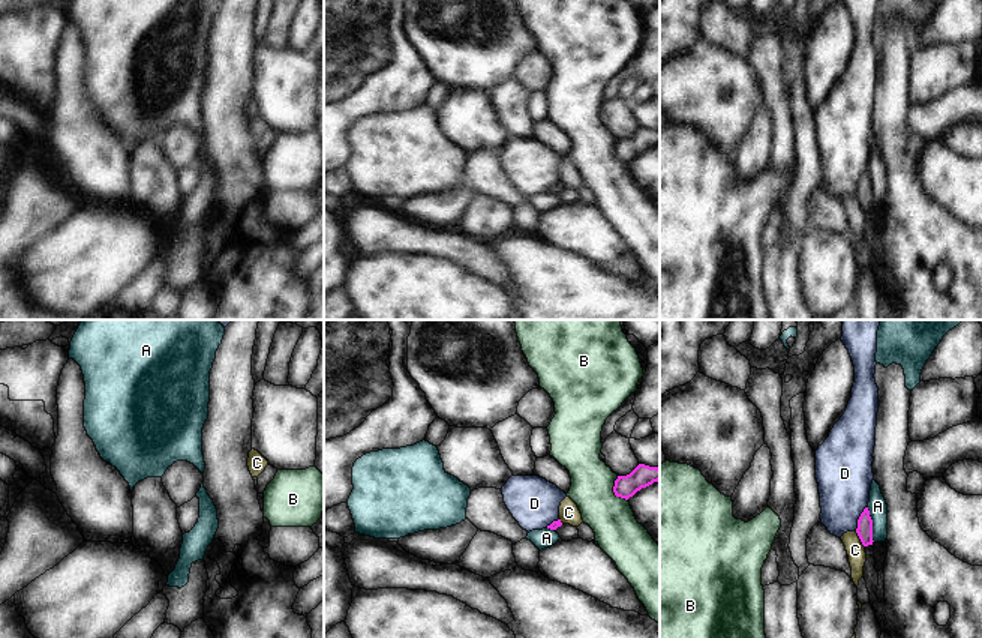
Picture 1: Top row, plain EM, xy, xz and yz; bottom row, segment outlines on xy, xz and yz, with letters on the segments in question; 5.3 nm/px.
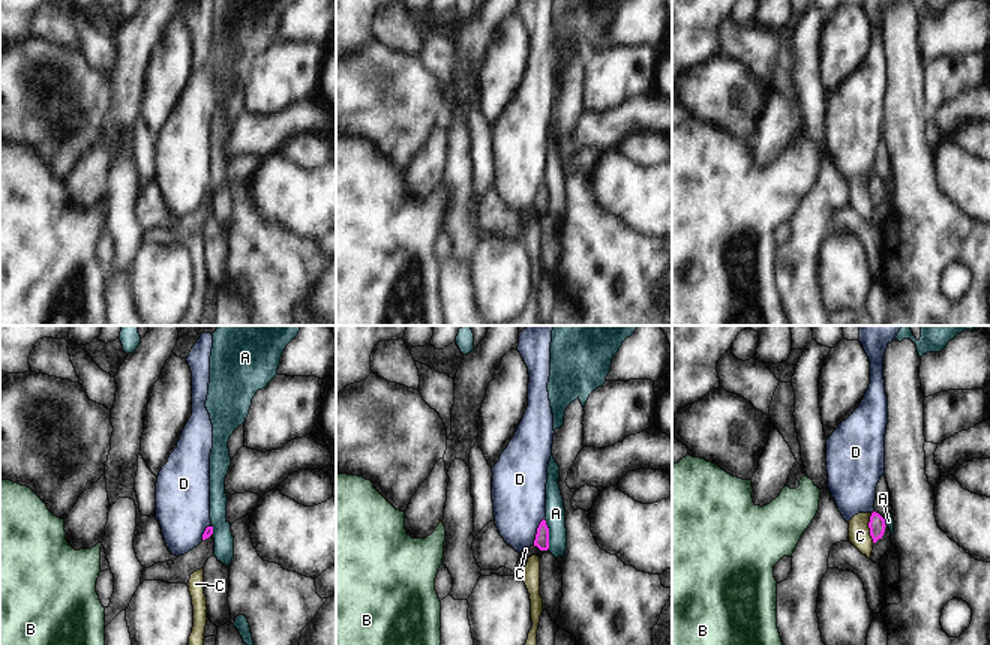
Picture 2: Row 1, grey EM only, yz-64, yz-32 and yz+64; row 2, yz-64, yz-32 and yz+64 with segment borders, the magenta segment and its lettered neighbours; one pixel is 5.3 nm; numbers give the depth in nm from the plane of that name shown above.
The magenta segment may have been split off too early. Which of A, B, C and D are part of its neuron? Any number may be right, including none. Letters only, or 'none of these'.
none of these

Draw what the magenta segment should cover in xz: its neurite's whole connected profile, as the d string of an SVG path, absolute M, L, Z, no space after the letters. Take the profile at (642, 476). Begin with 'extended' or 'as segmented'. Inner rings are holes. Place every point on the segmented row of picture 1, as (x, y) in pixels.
as segmented; M639 464L630 474L618 476L613 492L616 497L628 500L642 488L660 480L660 468Z

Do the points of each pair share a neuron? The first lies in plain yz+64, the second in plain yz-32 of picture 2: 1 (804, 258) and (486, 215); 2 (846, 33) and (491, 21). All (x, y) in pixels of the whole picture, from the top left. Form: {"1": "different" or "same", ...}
{"1": "different", "2": "different"}

